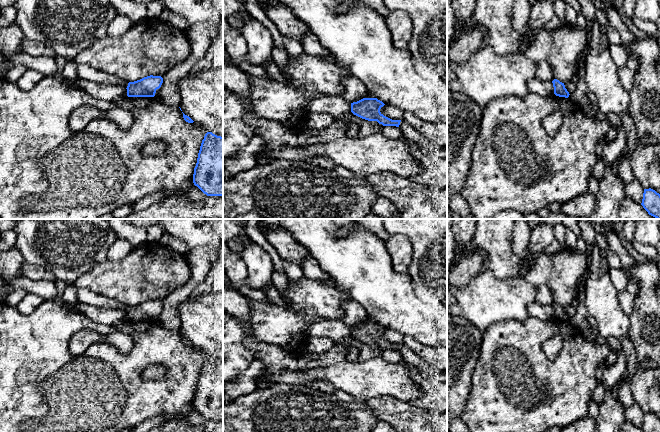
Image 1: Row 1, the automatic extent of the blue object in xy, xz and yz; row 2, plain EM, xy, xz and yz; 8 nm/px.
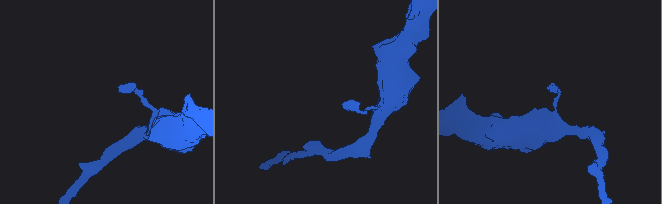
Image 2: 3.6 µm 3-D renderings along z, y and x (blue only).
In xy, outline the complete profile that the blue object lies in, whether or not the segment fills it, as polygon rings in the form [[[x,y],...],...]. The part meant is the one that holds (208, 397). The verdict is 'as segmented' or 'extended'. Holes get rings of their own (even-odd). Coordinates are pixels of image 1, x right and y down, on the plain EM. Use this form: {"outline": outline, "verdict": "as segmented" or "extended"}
{"outline": [[[207,356],[194,392],[193,407],[207,420],[223,420],[223,361]]], "verdict": "as segmented"}

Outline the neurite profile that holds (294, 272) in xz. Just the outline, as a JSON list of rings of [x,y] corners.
[[[285,259],[283,260],[285,263],[284,273],[286,274],[289,281],[296,282],[304,277],[304,273],[301,266],[299,266],[298,264],[294,262],[290,262]]]

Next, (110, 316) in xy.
[[[59,294],[56,295],[53,301],[63,308],[81,312],[89,319],[99,324],[113,326],[127,320],[127,313],[123,310],[93,307],[80,301],[66,303],[62,300]]]

